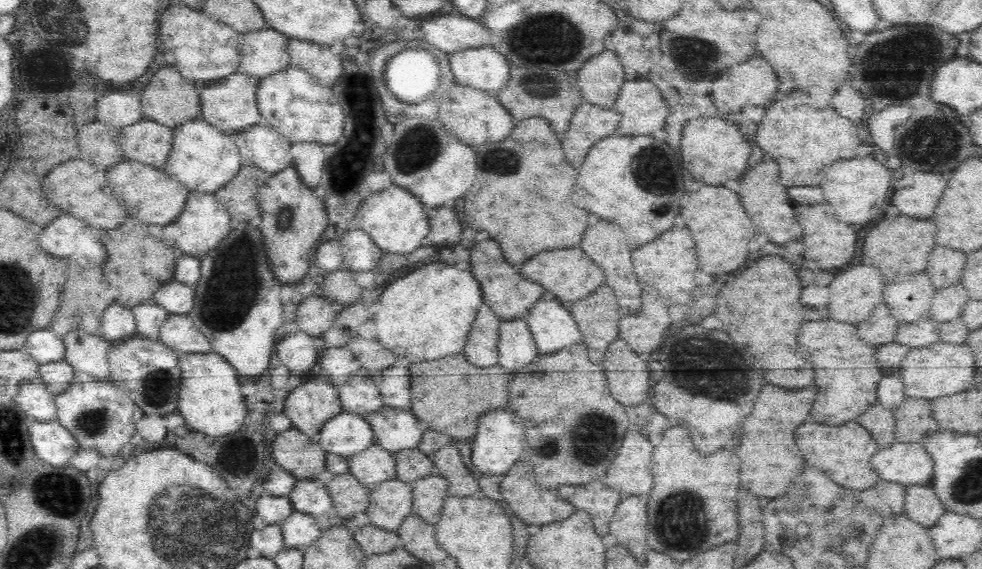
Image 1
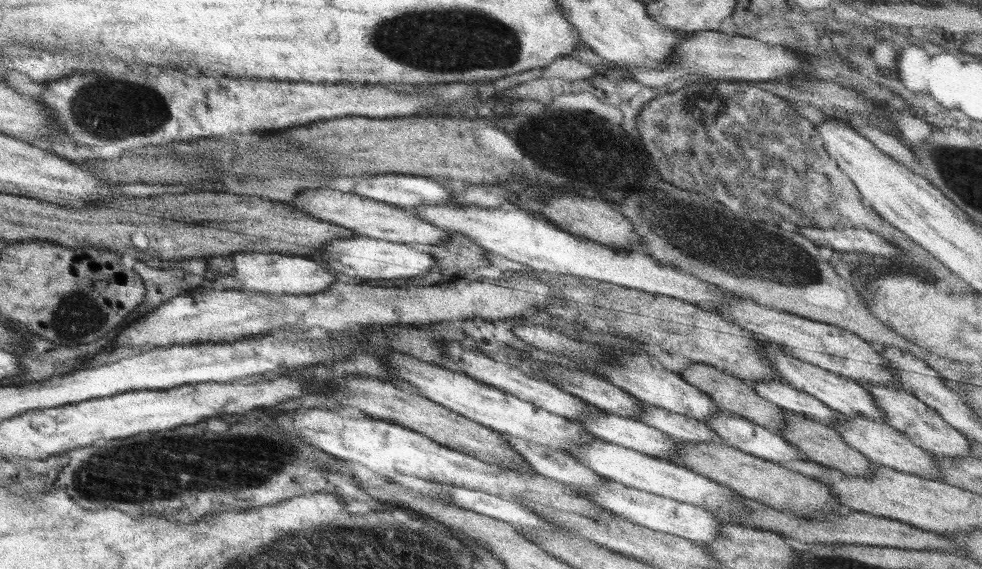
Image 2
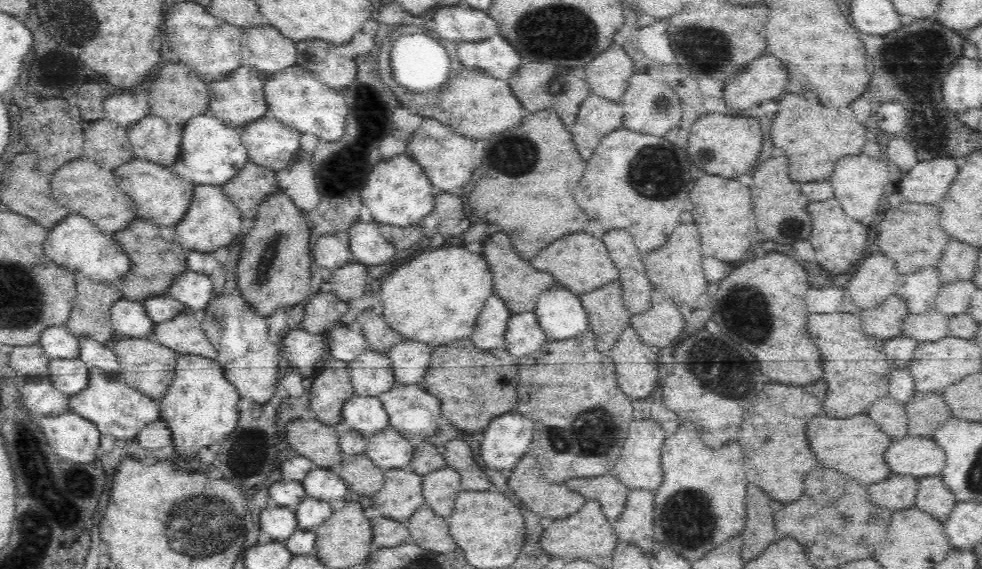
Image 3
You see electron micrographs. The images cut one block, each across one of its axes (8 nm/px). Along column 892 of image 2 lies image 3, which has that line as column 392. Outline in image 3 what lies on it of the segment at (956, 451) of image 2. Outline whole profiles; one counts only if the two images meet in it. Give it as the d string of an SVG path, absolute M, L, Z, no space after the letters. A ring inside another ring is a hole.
M416 383L396 384L389 392L379 395L389 416L389 425L403 436L430 438L441 415L439 398Z

